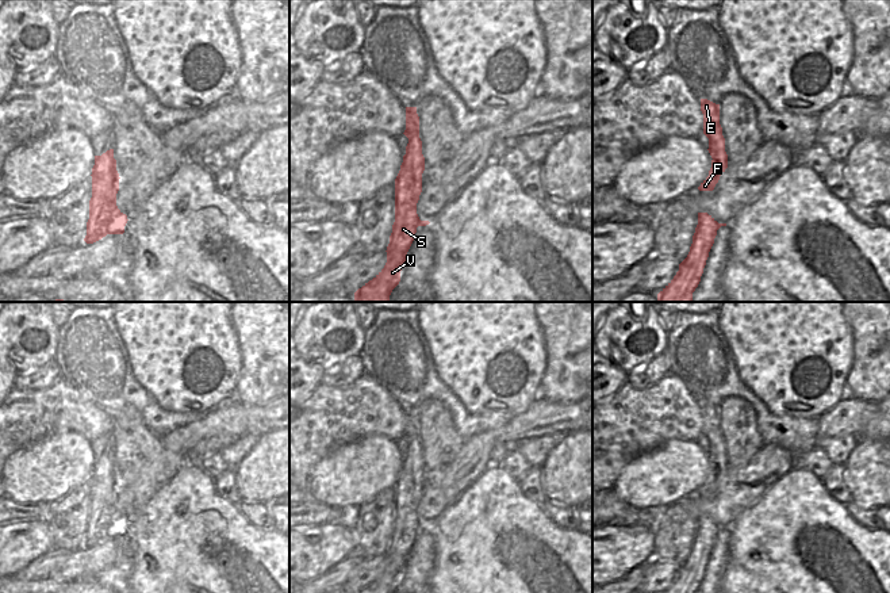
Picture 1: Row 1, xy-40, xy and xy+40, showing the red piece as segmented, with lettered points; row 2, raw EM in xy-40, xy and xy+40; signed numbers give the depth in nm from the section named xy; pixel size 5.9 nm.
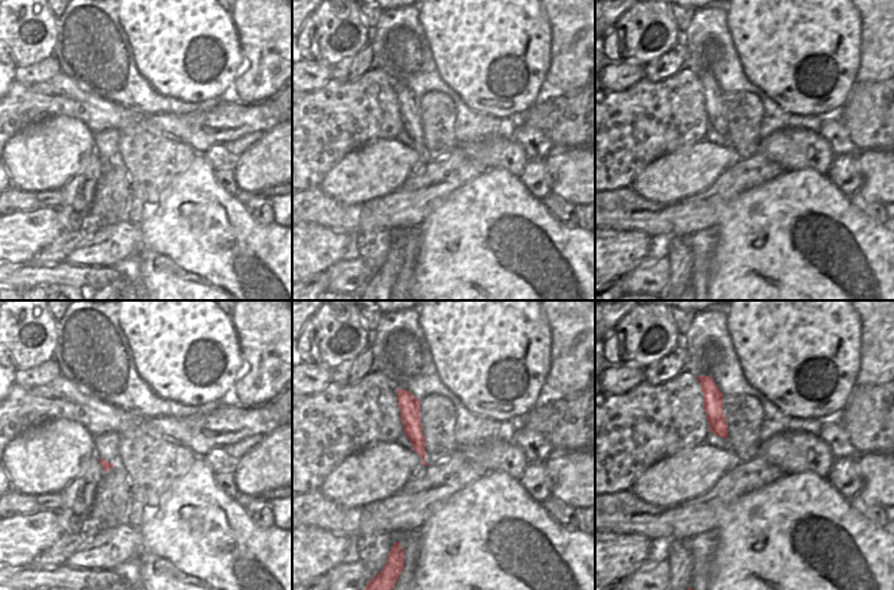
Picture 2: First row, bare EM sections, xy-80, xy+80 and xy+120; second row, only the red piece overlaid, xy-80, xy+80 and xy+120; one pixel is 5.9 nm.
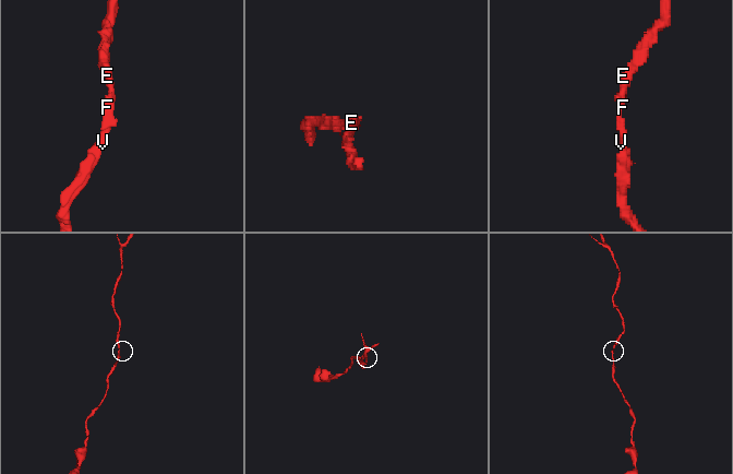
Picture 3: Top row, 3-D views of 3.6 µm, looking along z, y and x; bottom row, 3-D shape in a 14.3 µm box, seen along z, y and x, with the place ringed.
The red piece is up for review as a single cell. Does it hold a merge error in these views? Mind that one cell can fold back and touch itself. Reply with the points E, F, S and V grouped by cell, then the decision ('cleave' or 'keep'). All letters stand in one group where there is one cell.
E F S V | keep

